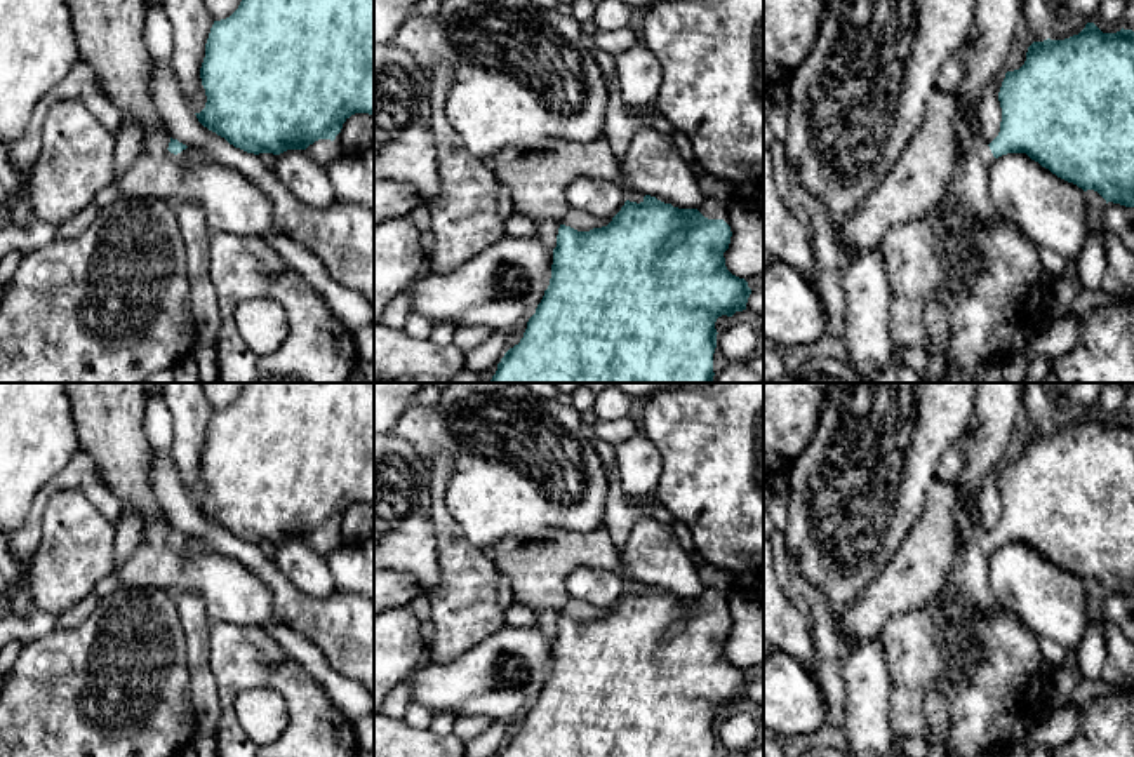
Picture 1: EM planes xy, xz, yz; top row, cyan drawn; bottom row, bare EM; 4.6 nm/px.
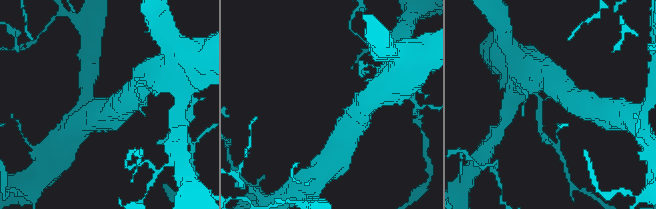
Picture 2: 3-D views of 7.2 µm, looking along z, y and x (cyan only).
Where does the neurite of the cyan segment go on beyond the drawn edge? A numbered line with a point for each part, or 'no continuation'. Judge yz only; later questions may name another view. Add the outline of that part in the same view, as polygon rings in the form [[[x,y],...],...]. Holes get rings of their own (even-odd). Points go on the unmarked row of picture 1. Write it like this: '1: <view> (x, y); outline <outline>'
1: yz (973, 571); outline [[[979,533],[972,545],[962,553],[958,564],[958,579],[964,595],[967,602],[983,614],[991,614],[1000,607],[988,583],[988,559],[993,552],[995,546],[990,536]]]

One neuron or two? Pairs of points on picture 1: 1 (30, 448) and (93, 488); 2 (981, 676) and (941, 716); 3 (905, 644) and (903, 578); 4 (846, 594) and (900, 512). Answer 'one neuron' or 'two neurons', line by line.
1: two neurons
2: two neurons
3: two neurons
4: one neuron

